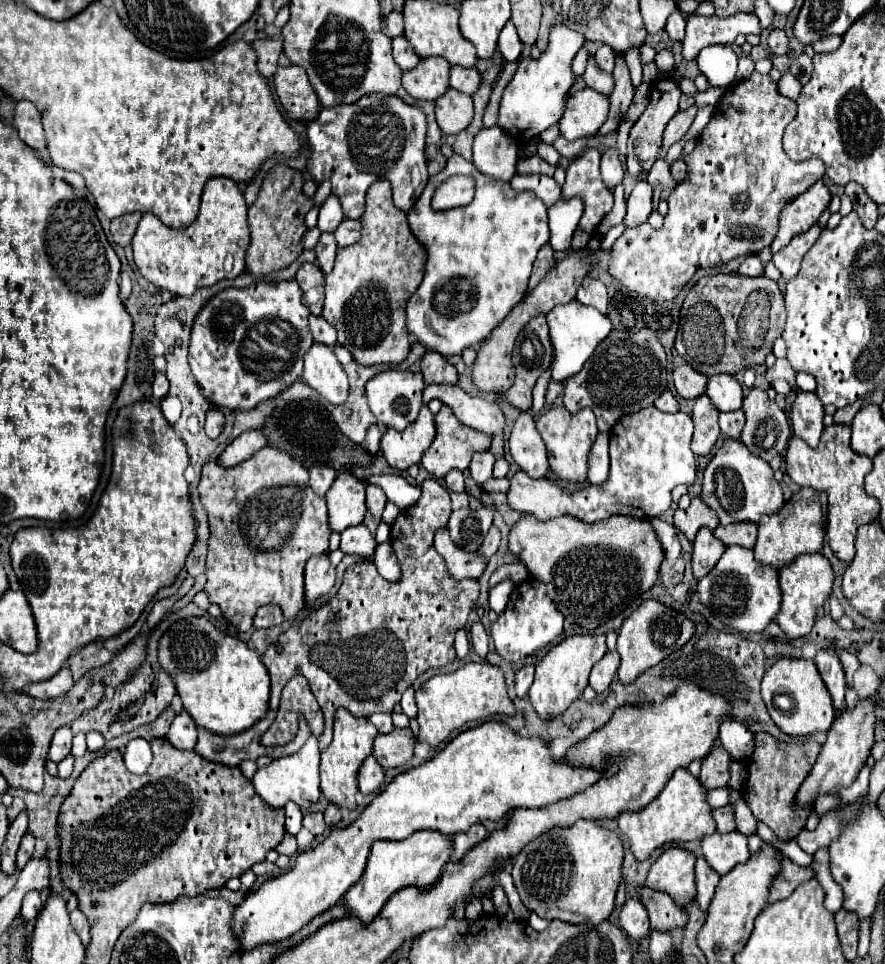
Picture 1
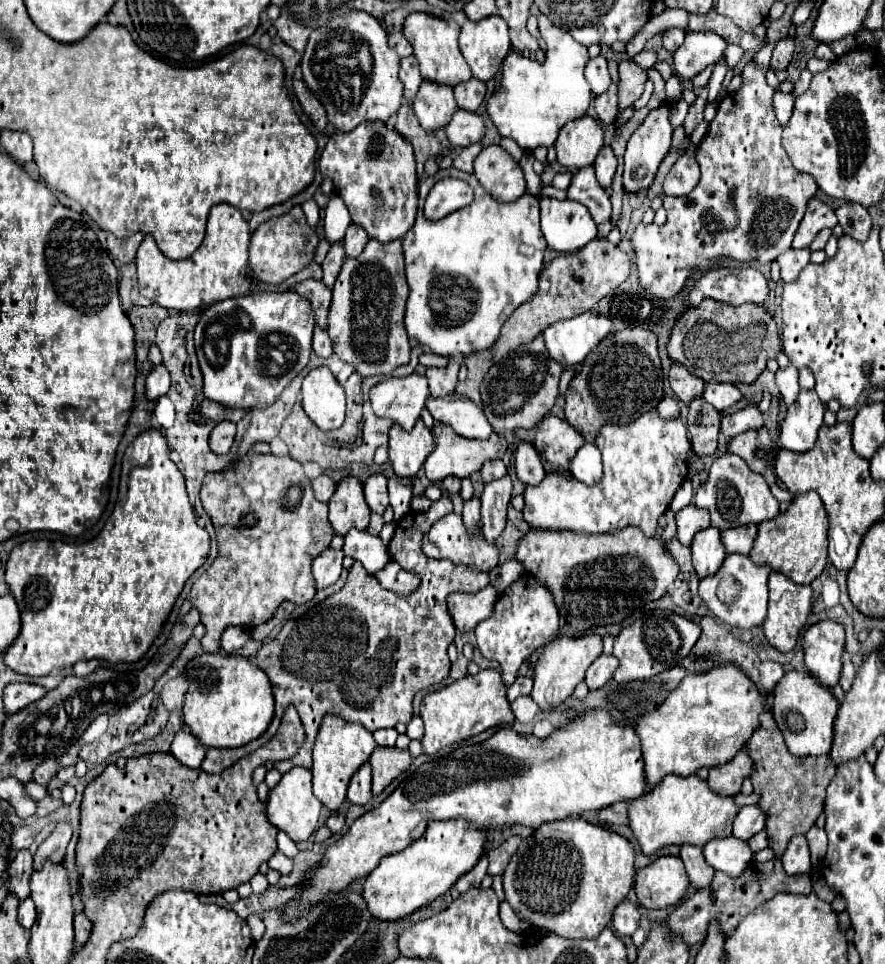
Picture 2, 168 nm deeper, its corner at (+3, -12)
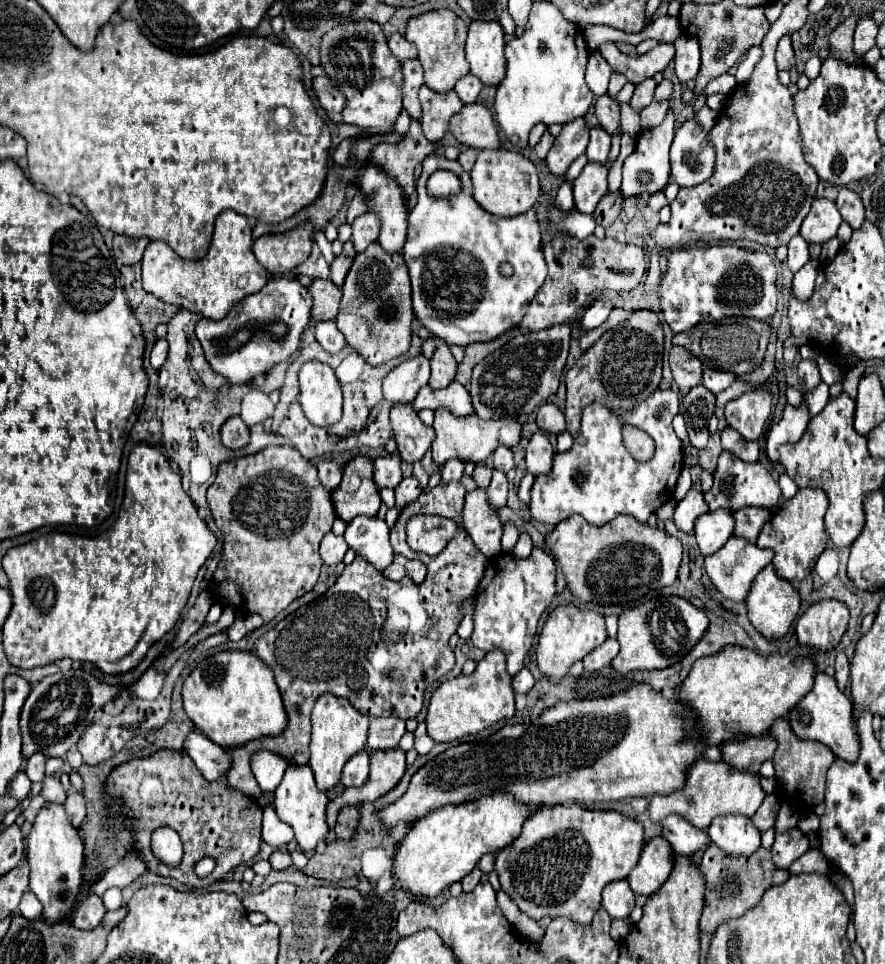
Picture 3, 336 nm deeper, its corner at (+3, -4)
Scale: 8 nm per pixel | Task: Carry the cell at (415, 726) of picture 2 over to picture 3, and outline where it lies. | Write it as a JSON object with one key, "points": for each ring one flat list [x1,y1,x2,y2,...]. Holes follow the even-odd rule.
{"points":[[421,721,419,725,417,725,417,729,415,729,415,749,417,749,417,753,421,753,421,755,425,755,425,753,429,753,431,751,431,747,433,747,435,743,431,741,431,737,427,735,427,727,425,727,425,721]]}

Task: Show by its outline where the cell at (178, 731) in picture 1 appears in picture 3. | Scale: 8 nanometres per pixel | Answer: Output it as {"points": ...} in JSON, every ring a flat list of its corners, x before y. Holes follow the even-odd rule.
{"points":[[201,731,189,733,185,739,185,749,183,749,197,765,197,769,207,777,209,781,215,781,229,769,231,757,225,753,223,747,215,745,209,737,205,737]]}

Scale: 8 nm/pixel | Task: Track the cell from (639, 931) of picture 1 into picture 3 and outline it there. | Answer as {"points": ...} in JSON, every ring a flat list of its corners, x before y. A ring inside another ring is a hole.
{"points":[[615,881,603,889,603,909,613,919,627,919,635,907,635,893,627,881]]}

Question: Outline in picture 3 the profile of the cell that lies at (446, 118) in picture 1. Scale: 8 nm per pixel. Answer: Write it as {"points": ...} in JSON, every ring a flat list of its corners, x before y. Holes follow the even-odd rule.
{"points":[[481,103,463,105,463,109,451,117,449,131,463,145,475,149,499,149,501,141,493,115]]}

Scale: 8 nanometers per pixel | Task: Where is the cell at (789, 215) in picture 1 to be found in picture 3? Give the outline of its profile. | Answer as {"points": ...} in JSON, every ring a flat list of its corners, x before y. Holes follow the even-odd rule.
{"points":[[815,199,811,203,811,211,801,225,801,237,807,243,825,243,837,233,841,221,843,219,835,207,835,201]]}

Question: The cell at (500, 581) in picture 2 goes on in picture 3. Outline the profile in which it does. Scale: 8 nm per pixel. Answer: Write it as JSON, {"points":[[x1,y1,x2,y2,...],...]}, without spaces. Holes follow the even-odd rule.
{"points":[[523,533,523,535,519,537,519,541,517,541,517,545,511,549,511,553,513,553,513,555,517,555,517,557,529,557,531,549,533,549,533,543,531,543,529,535,525,535,525,533]]}

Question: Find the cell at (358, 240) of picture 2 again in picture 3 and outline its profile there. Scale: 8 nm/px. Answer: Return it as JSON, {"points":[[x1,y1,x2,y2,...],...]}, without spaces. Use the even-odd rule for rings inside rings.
{"points":[[363,213,359,217,355,217,355,221,351,223,353,227,353,245,359,251,365,251,369,247,369,243,377,241,379,237,379,219,373,213]]}

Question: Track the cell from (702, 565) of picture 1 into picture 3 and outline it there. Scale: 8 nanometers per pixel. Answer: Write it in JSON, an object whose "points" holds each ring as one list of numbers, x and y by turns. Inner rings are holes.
{"points":[[713,511,705,513,695,521,695,539,703,553,703,557,717,553,733,535,733,517,729,511]]}

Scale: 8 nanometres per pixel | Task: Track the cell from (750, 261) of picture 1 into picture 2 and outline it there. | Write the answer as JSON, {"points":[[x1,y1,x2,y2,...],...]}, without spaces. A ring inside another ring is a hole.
{"points":[[715,267,693,281,683,309,697,307,703,299,727,305,765,305,769,295,767,279,755,267]]}

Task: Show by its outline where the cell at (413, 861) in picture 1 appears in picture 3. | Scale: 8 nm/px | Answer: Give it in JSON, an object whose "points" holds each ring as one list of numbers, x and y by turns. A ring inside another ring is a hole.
{"points":[[507,793,483,795,471,803,447,805,425,815,413,825,393,857,393,881,417,897,437,897,445,887,461,881,485,853,499,851,517,839,529,807,517,803]]}

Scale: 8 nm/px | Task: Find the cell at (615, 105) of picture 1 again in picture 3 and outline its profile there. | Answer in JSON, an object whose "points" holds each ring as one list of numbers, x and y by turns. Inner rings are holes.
{"points":[[604,43,596,50,611,63,613,69,619,69,633,83,641,83,647,77,653,77,655,73,663,71,675,55,673,45,667,45,667,43,659,43,657,47,653,47,651,51,639,55,635,59,619,53,615,43]]}

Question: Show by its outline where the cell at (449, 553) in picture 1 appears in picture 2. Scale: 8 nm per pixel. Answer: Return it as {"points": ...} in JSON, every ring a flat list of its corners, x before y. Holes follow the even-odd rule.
{"points":[[449,513,445,515,441,521,437,521,427,535,423,535,421,539,421,549,429,559,449,559,453,563,461,563,461,565,469,565,469,567,477,567,481,571,491,571,497,563,499,563,499,549,489,543,483,533,471,533,465,529,463,525,463,517,461,513]]}

